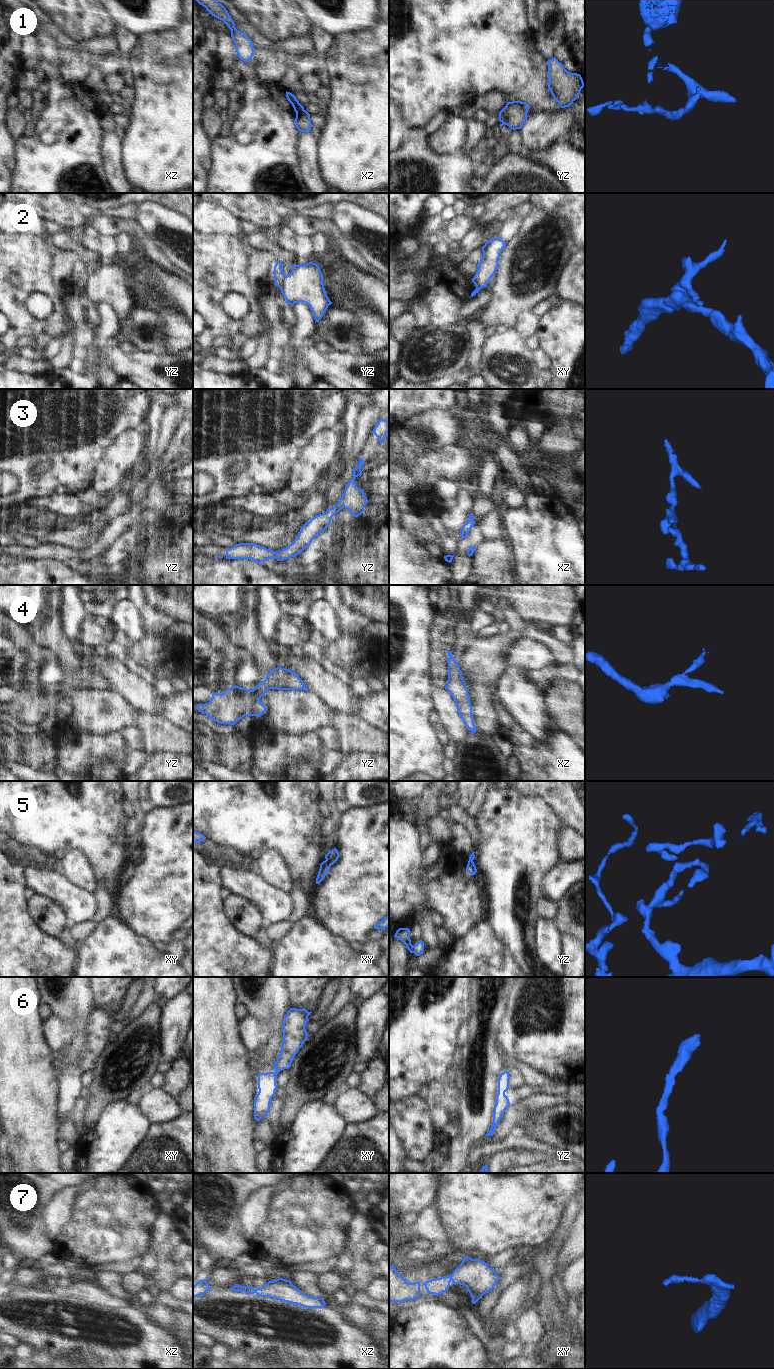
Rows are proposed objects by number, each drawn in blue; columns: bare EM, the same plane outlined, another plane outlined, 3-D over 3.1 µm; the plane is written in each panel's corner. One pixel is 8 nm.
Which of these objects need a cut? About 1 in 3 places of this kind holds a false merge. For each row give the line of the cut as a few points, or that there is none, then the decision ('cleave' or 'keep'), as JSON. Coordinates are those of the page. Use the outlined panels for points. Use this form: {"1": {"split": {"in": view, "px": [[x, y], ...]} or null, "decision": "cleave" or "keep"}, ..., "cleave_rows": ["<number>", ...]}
{"1": {"split": {"in": "xz", "px": [[304, 110], [296, 114]]}, "decision": "cleave"}, "2": {"split": {"in": "xy", "px": [[473, 278], [478, 284], [486, 285]]}, "decision": "cleave"}, "3": {"split": null, "decision": "keep"}, "4": {"split": null, "decision": "keep"}, "5": {"split": {"in": "xy", "px": [[326, 859], [330, 865]]}, "decision": "cleave"}, "6": {"split": null, "decision": "keep"}, "7": {"split": null, "decision": "keep"}, "cleave_rows": ["1", "2", "5"]}

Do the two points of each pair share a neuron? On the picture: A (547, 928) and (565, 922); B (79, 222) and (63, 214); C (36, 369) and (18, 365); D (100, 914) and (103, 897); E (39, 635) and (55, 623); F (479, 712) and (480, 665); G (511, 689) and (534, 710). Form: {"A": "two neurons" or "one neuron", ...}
{"A": "two neurons", "B": "one neuron", "C": "one neuron", "D": "one neuron", "E": "one neuron", "F": "one neuron", "G": "one neuron"}

